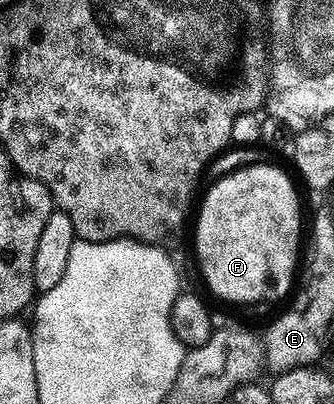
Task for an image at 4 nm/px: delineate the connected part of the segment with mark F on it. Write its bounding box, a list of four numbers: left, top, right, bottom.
[197,165,303,305]

